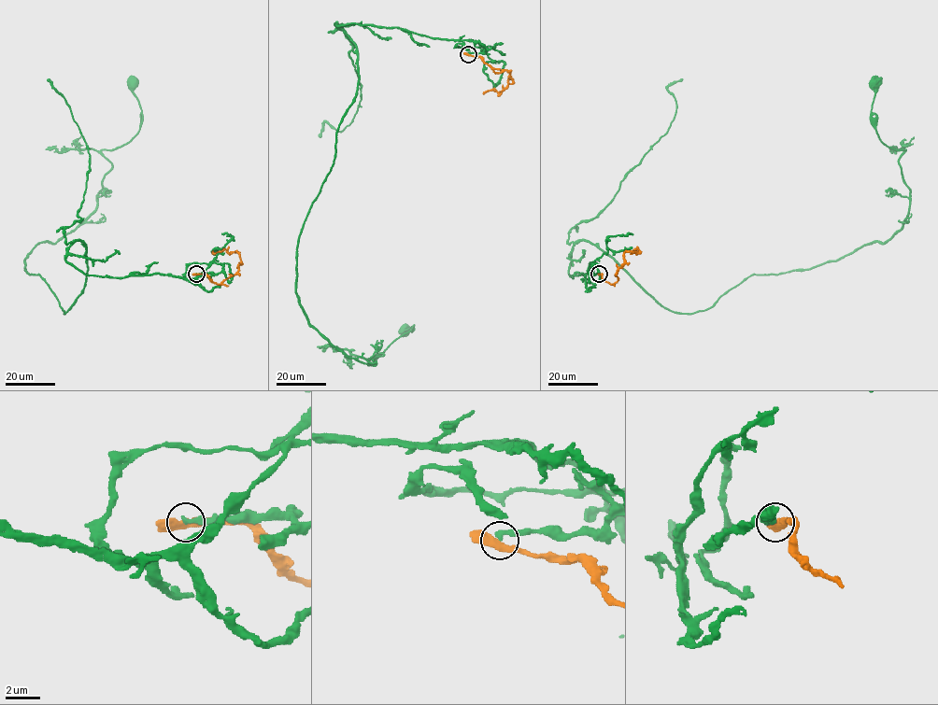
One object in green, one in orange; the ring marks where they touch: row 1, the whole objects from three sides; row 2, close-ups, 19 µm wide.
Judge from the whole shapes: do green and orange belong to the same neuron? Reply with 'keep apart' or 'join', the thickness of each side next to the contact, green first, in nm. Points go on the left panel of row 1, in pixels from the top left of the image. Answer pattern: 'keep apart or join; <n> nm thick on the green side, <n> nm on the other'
keep apart; 300 nm thick on the green side, 400 nm on the other

